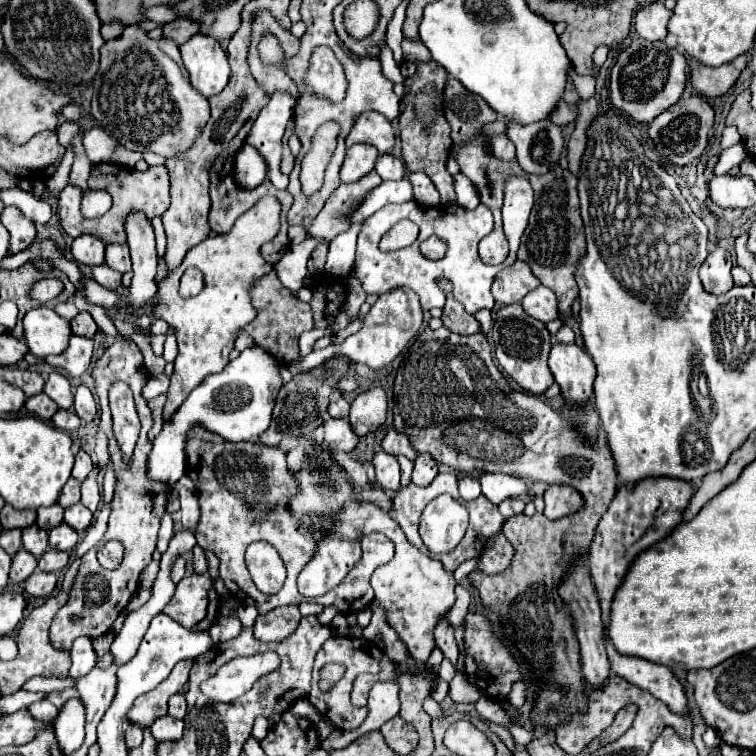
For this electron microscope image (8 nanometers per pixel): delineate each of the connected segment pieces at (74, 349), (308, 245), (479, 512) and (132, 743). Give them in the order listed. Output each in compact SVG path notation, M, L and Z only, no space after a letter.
M71 336L69 348L63 354L47 356L47 364L65 370L69 376L81 376L87 372L93 358L93 340L83 336Z
M311 238L305 240L301 246L291 246L291 252L285 252L285 256L275 264L275 272L283 286L297 294L303 288L303 276L307 274L307 258L319 244L329 244L327 238Z
M485 496L471 500L467 504L467 510L471 514L471 520L469 520L467 534L459 544L459 562L443 562L443 568L447 572L453 572L465 560L481 558L481 554L485 552L487 540L493 534L497 534L505 524L505 518L499 514L497 506L493 502L489 502Z
M136 724L131 726L125 732L125 742L129 749L136 748L141 745L143 741L143 730Z

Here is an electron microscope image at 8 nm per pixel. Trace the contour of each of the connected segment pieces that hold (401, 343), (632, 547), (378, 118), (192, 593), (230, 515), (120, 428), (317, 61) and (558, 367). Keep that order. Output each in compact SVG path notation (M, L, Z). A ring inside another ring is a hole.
M395 288L389 290L387 294L381 294L379 300L371 306L368 314L363 318L363 328L349 336L345 342L337 344L337 346L327 346L323 350L313 350L311 354L307 354L303 358L303 362L299 366L281 366L281 376L283 382L289 382L297 372L301 372L303 368L315 368L321 366L321 362L327 362L329 358L335 356L347 356L355 362L367 364L369 368L383 368L387 366L391 360L395 360L395 356L407 346L407 342L417 334L417 330L421 328L423 322L423 310L419 306L419 298L413 290L409 288Z
M647 478L637 482L635 488L621 486L617 490L607 514L603 514L597 526L597 534L589 552L589 568L599 596L603 626L609 624L613 596L621 586L629 566L641 552L665 540L671 534L671 530L677 524L681 524L681 514L687 508L691 494L693 486L675 478Z
M365 112L351 126L351 132L345 138L345 142L347 142L347 146L359 144L359 142L373 144L379 150L379 154L385 154L385 152L391 152L395 138L393 138L391 122L383 114Z
M209 574L185 576L175 590L175 596L163 608L167 616L189 630L209 630L219 616L219 596Z
M193 426L187 432L185 456L187 456L187 476L193 480L195 490L197 490L197 498L201 504L201 518L199 518L199 526L197 526L197 534L195 534L197 544L205 550L215 552L215 556L219 558L219 574L221 574L229 594L235 600L239 600L239 604L255 606L259 610L259 614L265 614L277 606L308 601L309 599L301 596L297 590L297 576L305 568L305 564L313 558L313 554L317 550L317 542L323 540L323 536L331 528L333 520L325 514L317 520L317 526L315 524L307 526L307 524L297 522L291 515L287 504L289 504L289 498L299 494L299 480L295 478L295 474L287 466L287 460L285 460L287 452L281 450L279 446L265 446L265 444L255 446L251 442L227 442L221 436L205 430L203 426ZM255 540L265 540L269 544L275 544L275 550L279 552L279 556L283 558L285 568L287 568L287 582L273 596L259 592L255 588L255 584L251 582L251 576L245 568L245 560L243 560L245 548Z
M115 382L109 390L109 404L113 412L113 432L115 438L123 450L123 454L129 458L131 450L135 448L137 436L139 436L139 417L135 404L133 404L133 394L123 386L123 382Z
M323 46L315 50L305 82L315 90L315 94L329 98L331 102L341 102L347 86L343 66L335 54Z
M555 342L549 354L549 368L555 382L561 386L561 394L567 404L583 406L593 402L595 364L583 348L579 348L575 342Z

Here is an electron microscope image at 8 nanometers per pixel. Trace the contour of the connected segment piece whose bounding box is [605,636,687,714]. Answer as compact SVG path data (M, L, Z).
M605 636L605 646L607 646L611 670L617 676L621 676L627 682L651 692L655 698L665 702L677 714L687 714L687 696L683 692L683 686L679 684L679 680L673 676L673 672L667 666L653 664L645 658L619 654L611 646L607 636Z

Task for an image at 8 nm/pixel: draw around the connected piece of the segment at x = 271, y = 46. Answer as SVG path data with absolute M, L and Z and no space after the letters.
M265 36L261 42L259 42L259 52L261 52L261 58L265 62L279 62L283 58L283 52L281 52L281 46L277 42L275 36Z

